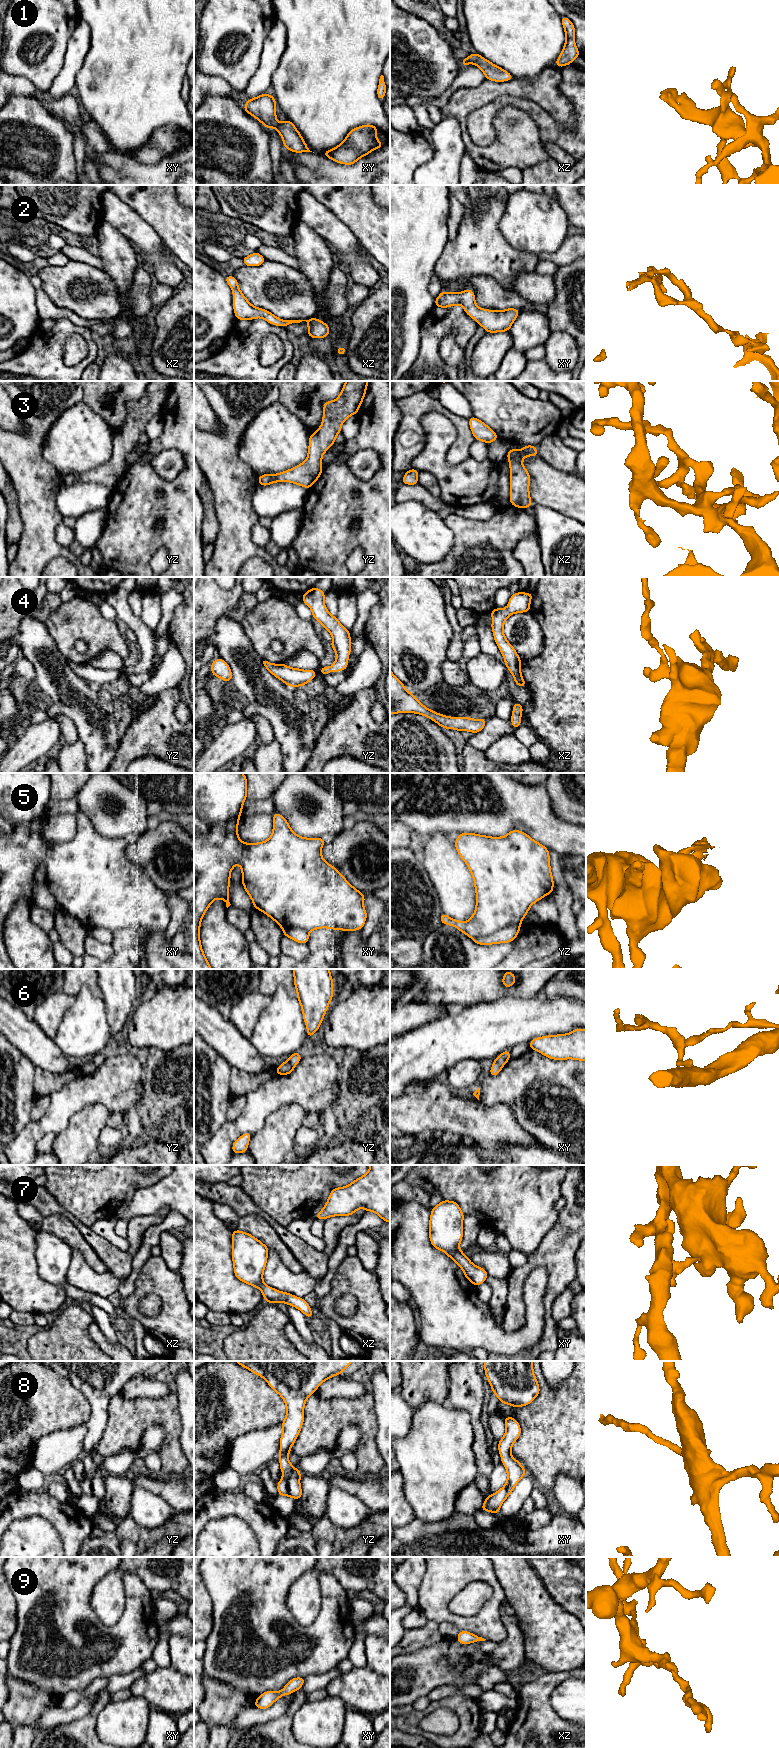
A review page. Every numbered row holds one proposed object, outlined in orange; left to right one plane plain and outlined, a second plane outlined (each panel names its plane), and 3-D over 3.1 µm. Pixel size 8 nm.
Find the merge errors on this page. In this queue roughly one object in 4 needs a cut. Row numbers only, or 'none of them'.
6

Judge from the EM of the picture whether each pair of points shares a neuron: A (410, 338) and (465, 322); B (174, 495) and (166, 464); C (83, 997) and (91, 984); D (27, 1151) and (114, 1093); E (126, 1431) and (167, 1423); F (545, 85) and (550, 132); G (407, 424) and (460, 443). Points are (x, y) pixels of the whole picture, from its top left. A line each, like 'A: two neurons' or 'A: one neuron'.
A: two neurons
B: two neurons
C: two neurons
D: one neuron
E: one neuron
F: two neurons
G: one neuron

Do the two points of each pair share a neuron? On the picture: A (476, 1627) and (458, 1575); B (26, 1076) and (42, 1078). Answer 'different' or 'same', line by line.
A: same
B: different

